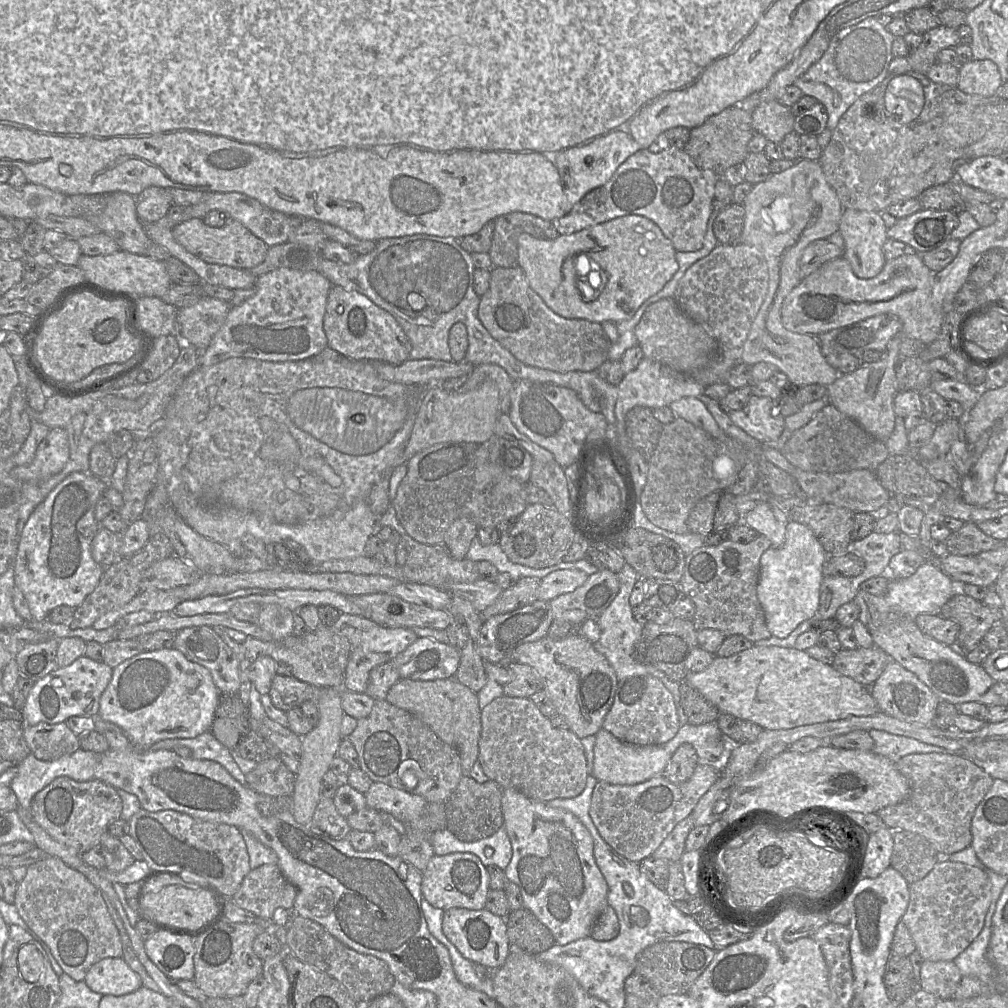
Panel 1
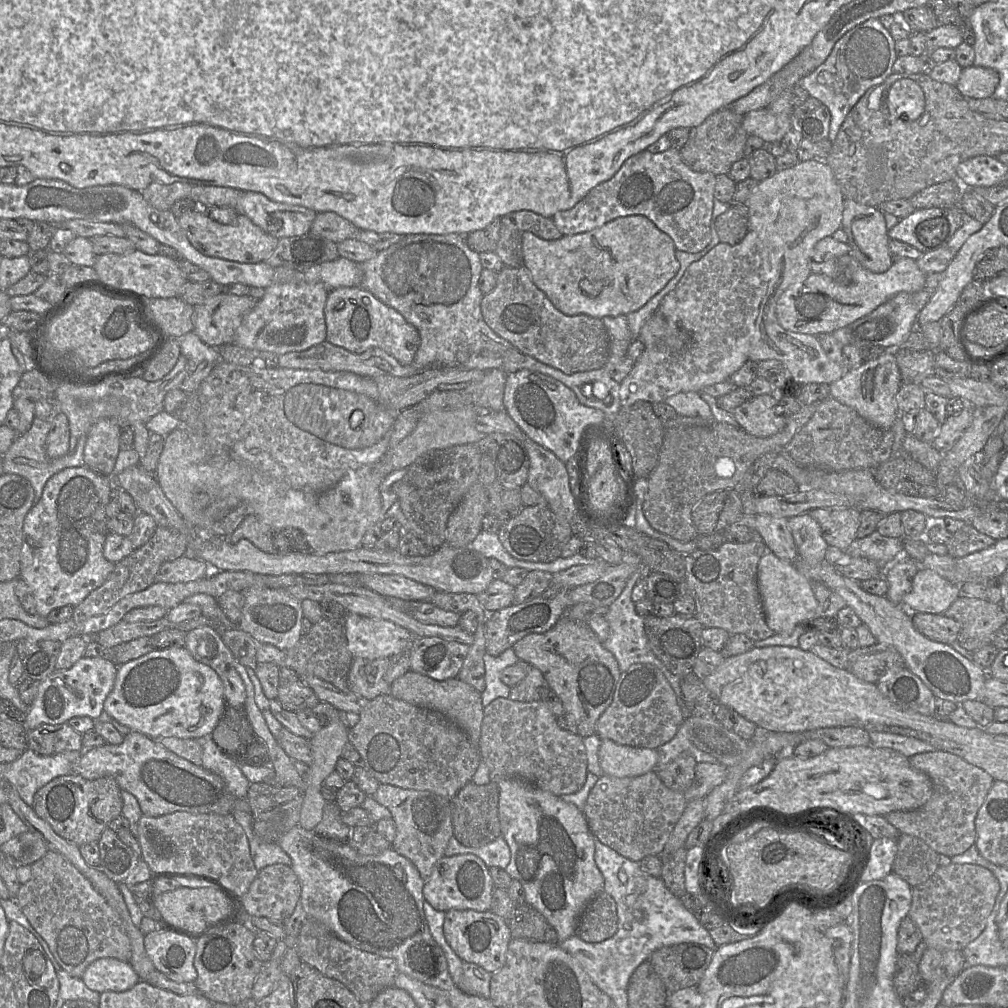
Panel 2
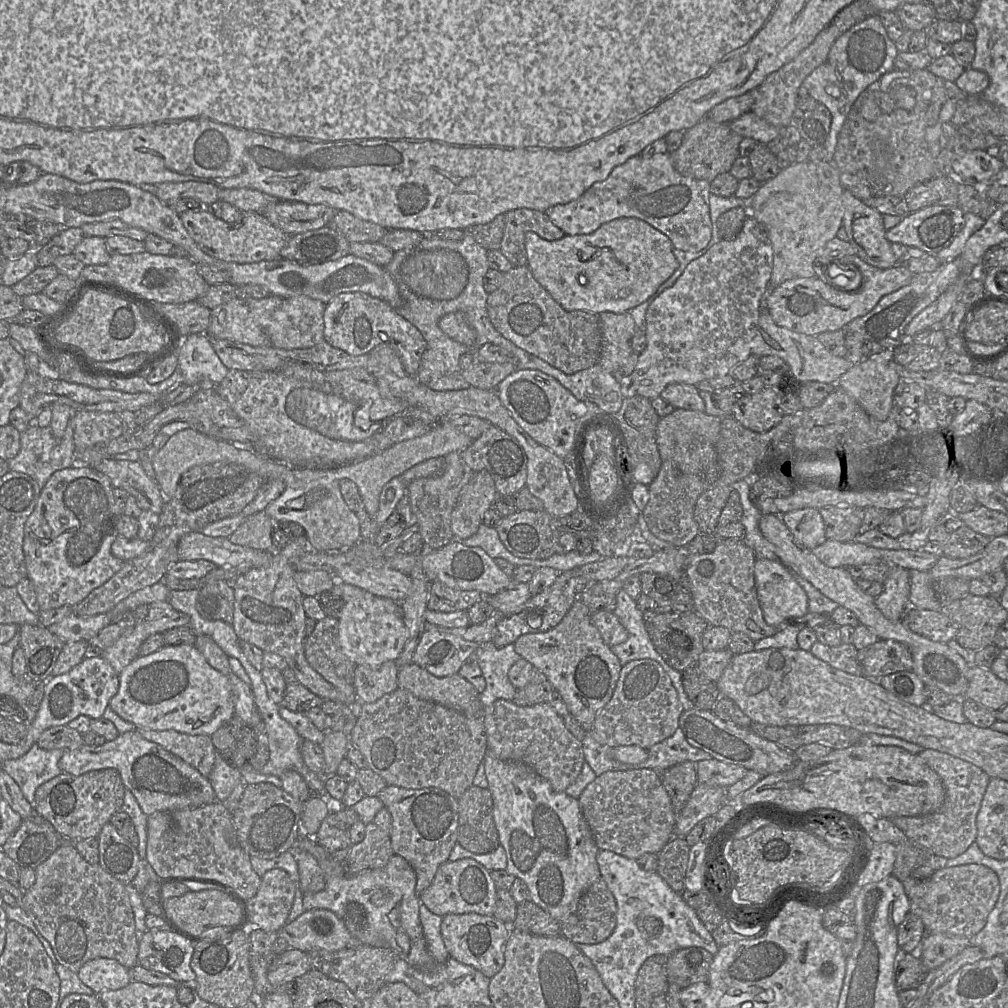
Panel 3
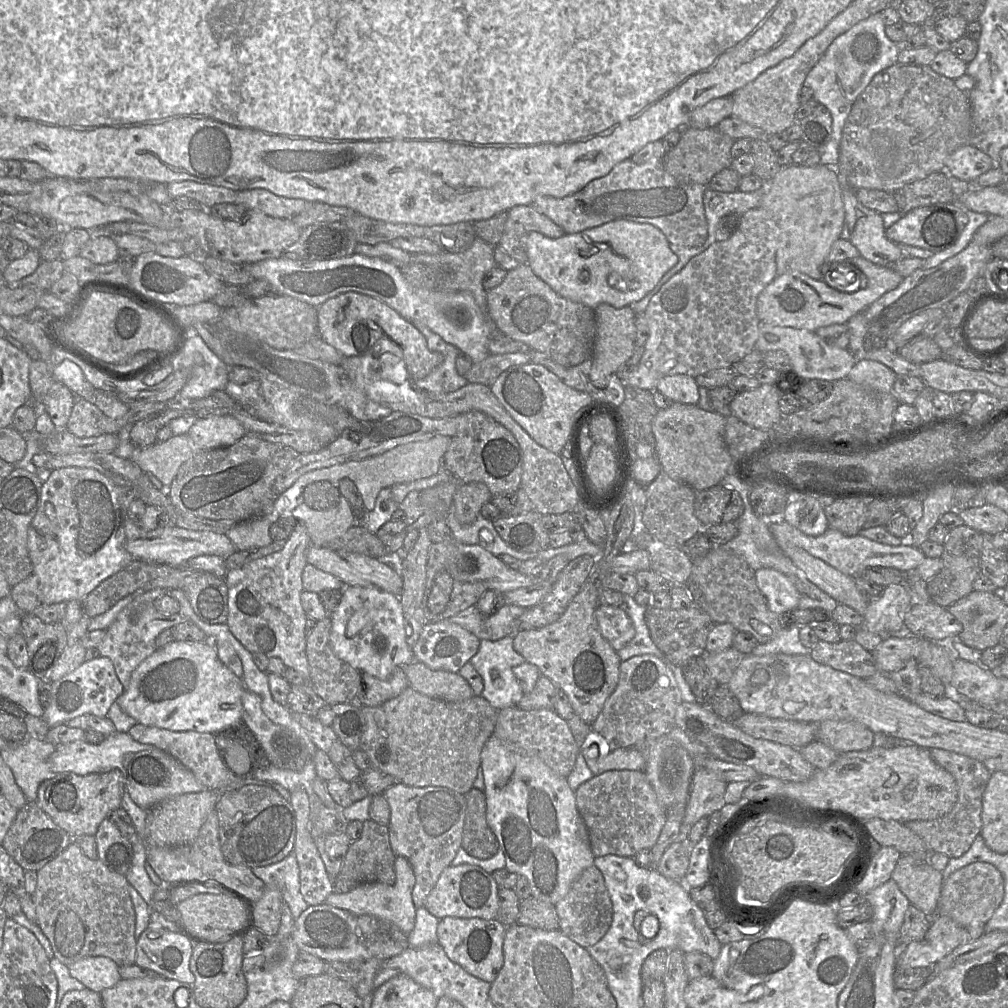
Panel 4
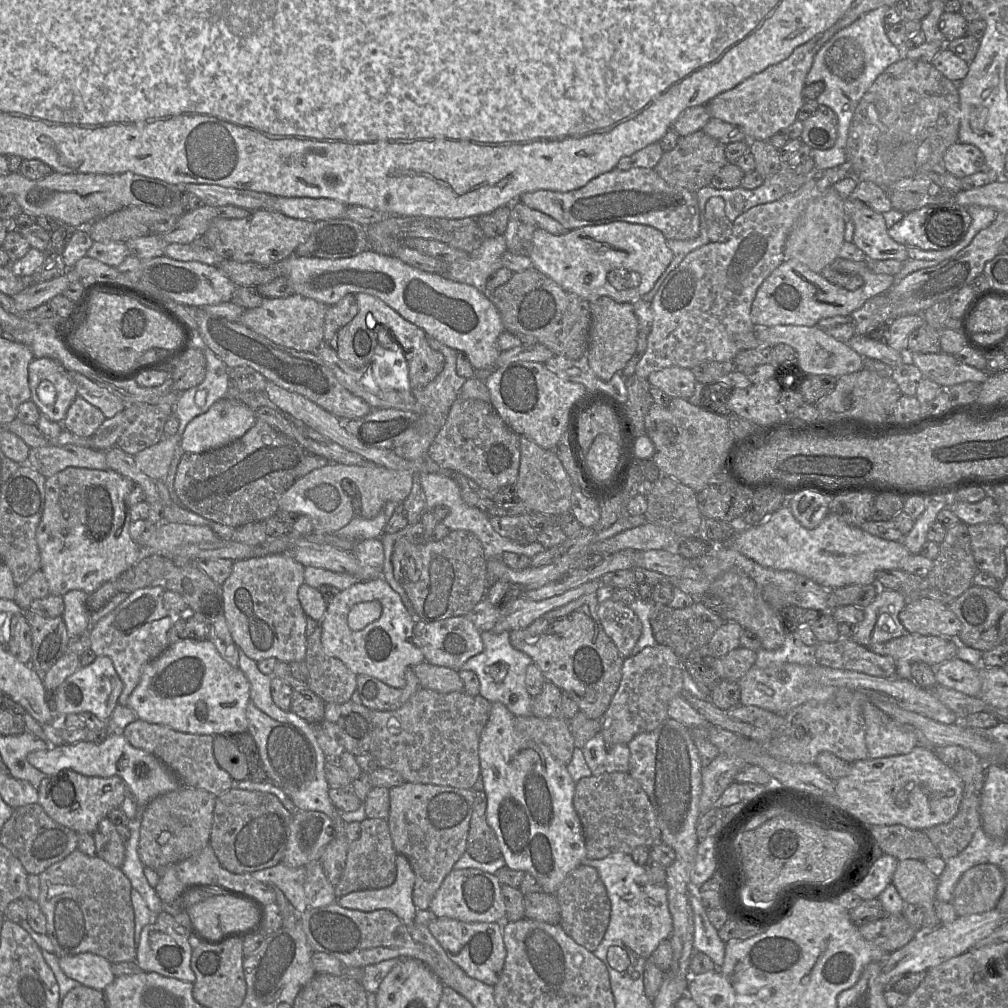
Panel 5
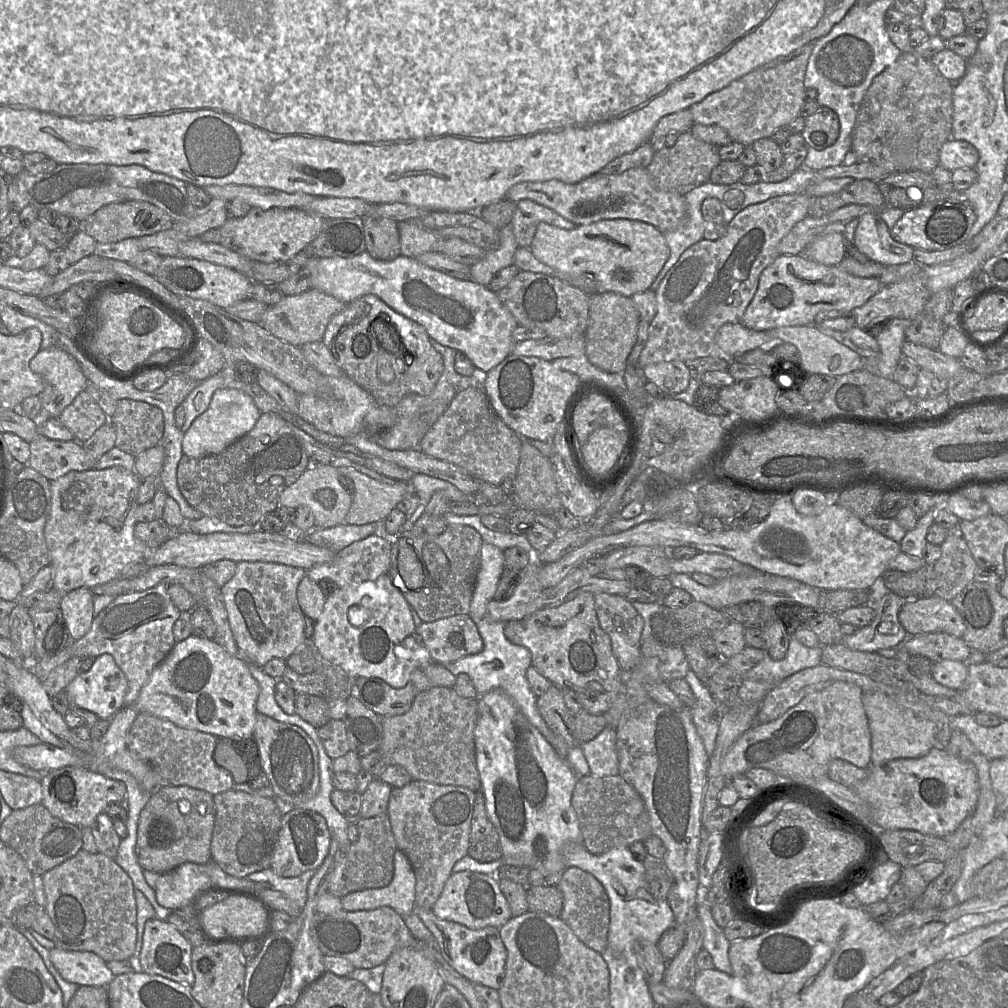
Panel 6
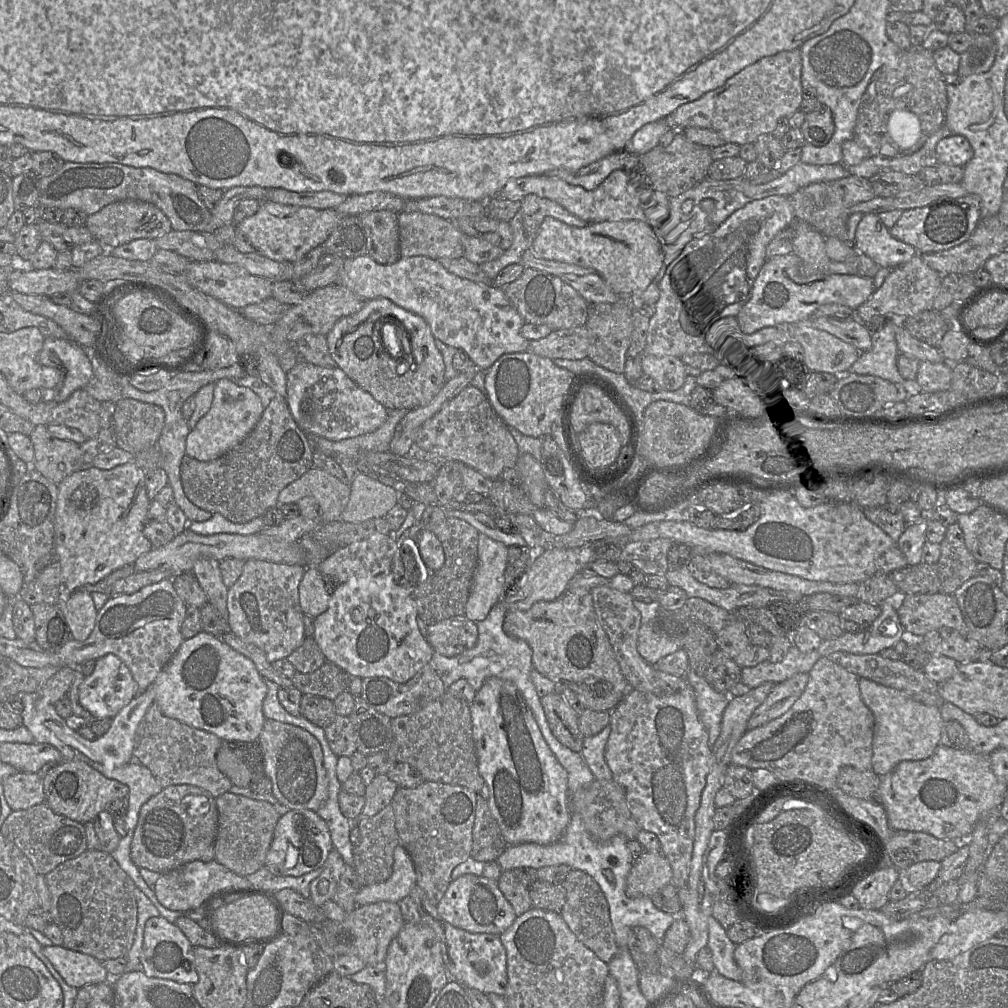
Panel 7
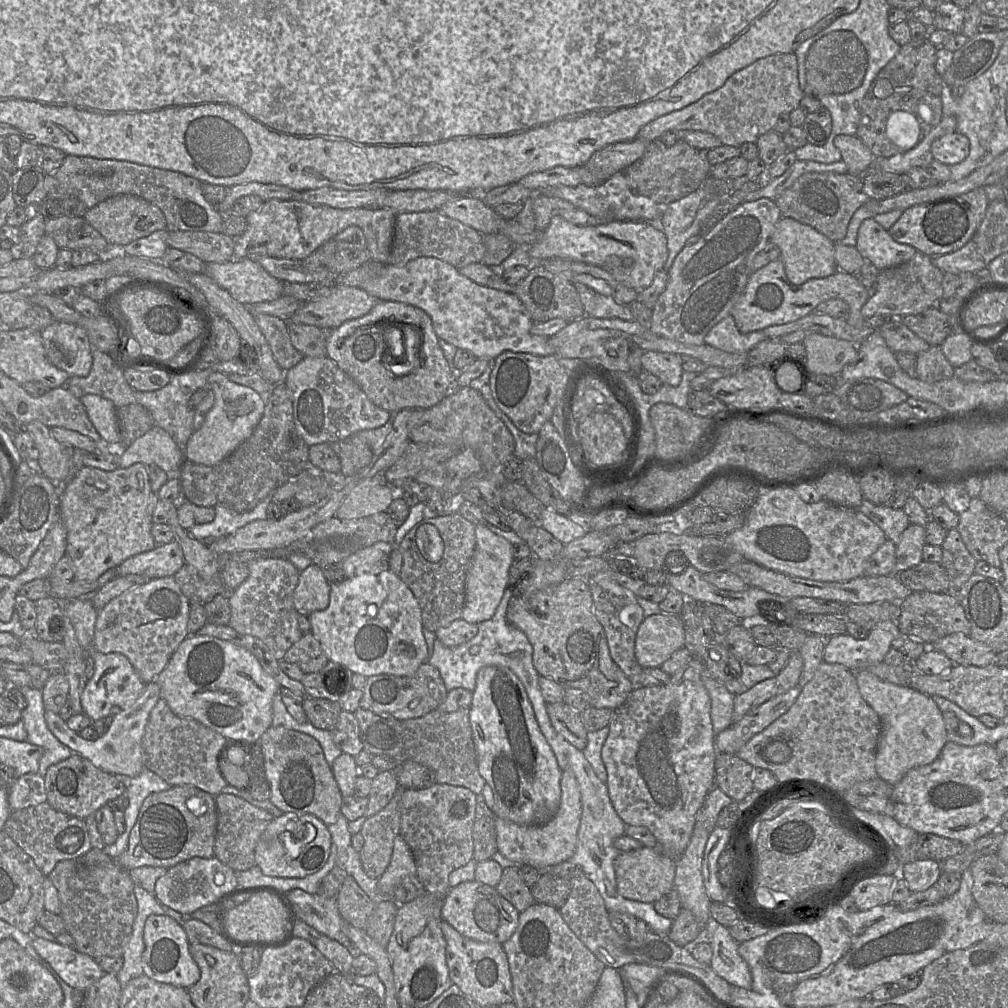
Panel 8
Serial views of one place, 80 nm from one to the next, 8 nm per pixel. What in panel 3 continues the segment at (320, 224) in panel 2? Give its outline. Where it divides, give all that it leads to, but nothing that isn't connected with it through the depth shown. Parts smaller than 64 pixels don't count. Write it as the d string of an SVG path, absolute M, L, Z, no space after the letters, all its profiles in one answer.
M337 211L328 226L342 233L350 243L378 243L389 231L346 211Z

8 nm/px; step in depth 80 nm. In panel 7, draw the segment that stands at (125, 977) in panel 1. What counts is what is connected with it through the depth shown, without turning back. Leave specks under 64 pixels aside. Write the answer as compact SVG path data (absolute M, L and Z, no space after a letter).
M56 945L43 947L43 954L63 980L76 989L112 979L102 966L102 961L90 955Z

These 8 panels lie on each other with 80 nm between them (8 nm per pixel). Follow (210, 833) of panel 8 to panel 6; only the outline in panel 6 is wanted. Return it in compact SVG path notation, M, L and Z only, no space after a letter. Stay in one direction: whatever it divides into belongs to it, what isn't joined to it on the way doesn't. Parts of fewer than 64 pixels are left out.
M161 786L140 813L135 854L143 870L163 874L184 863L212 861L211 841L215 824L214 796L189 786Z

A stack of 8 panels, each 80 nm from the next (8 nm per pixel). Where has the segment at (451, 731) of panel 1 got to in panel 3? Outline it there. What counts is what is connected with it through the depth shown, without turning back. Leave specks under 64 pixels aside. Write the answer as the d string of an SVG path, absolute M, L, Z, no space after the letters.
M411 663L399 668L397 682L398 689L406 689L419 699L454 709L471 718L483 715L480 694L458 673L436 677Z

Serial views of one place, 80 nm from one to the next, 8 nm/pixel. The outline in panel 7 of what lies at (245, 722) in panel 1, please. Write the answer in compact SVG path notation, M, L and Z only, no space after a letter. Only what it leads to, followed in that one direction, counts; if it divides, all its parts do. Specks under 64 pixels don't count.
M257 741L224 742L217 752L219 770L234 786L250 788L265 775L265 758L262 746Z

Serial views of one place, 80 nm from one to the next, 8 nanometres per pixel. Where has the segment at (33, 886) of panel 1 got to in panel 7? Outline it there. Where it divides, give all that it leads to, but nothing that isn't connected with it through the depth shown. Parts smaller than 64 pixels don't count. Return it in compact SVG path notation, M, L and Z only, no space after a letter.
M88 849L58 865L45 878L51 896L51 922L62 932L63 947L99 961L127 956L137 927L136 886L111 854Z

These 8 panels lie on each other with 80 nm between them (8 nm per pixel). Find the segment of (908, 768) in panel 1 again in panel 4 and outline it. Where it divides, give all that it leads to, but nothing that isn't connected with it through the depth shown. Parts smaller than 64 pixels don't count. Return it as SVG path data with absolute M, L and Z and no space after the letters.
M939 748L929 750L932 759L954 777L957 785L956 803L941 818L928 821L909 821L904 824L924 840L928 851L941 853L949 858L957 858L968 851L981 832L982 796L992 772L984 764L968 756Z

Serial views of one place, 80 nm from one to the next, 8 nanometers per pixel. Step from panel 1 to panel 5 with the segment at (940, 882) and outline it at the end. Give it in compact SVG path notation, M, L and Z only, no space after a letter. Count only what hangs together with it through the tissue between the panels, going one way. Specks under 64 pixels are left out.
M984 863L967 870L958 880L951 899L957 916L980 914L996 908L1005 889L999 867Z

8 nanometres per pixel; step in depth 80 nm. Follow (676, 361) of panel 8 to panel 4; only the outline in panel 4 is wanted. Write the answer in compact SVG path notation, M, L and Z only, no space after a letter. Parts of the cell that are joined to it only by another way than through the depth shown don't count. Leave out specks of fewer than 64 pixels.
M675 374L661 378L656 389L672 402L697 405L699 401L698 385L695 377Z

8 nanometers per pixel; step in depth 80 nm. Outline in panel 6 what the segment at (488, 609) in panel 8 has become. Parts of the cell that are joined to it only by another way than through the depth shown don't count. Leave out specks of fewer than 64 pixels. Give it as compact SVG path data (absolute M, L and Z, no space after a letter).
M483 541L481 546L481 564L469 612L469 616L475 623L486 616L487 604L494 599L504 569L504 551L495 545Z

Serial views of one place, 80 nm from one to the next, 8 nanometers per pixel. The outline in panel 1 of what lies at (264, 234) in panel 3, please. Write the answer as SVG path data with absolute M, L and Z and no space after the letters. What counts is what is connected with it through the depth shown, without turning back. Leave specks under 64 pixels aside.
M193 218L176 225L172 234L176 242L201 260L238 269L250 270L259 265L269 249L261 239L236 220L230 220L223 227L211 227L203 219Z

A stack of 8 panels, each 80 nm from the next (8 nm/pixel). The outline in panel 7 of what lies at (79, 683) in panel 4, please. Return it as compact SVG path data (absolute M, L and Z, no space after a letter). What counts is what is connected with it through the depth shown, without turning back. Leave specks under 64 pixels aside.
M106 654L95 662L92 674L86 676L79 686L79 702L92 714L95 720L113 719L139 693L138 684L129 668L118 656Z

